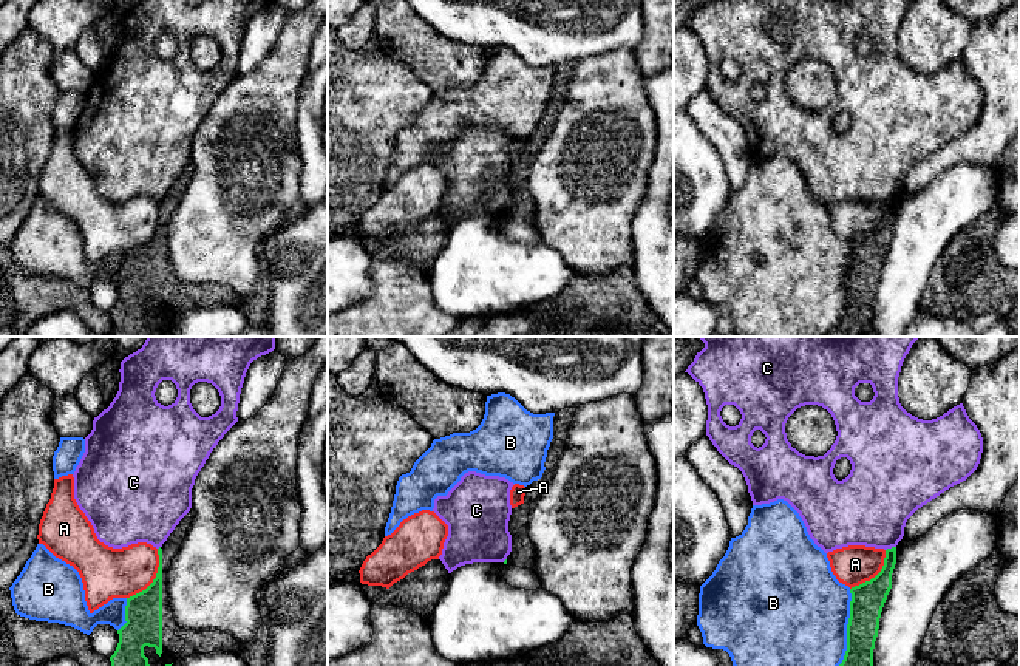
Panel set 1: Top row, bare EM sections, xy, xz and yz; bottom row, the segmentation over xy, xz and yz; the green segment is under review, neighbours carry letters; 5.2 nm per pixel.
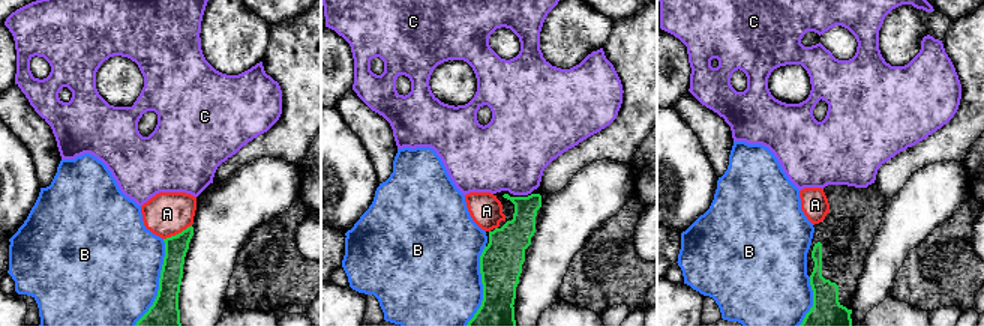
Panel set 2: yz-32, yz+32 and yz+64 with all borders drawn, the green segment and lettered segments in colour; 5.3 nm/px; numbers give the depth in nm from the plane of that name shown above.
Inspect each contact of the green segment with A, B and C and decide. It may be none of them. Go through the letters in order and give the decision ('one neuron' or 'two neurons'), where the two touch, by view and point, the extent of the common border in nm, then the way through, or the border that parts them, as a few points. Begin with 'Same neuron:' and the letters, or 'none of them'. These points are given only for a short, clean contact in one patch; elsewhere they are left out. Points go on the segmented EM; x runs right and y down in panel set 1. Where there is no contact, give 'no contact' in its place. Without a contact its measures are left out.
Same neuron: none of them
A: two neurons; contact xy (155, 578); length 300 nm; border xy (158, 549), (156, 577), (144, 589), (127, 598)
B: two neurons; contact yz (847, 628); length 400 nm
C: two neurons; contact yz (892, 547); length 60 nm; border yz (895, 546), (886, 550)

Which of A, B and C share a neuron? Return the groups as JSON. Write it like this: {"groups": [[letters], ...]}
{"groups": [["A"], ["B"], ["C"]]}

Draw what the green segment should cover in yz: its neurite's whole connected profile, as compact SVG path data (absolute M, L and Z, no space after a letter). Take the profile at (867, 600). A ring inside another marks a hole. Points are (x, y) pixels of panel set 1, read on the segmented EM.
M896 547L886 550L881 572L850 589L850 618L847 624L847 651L839 666L873 666L873 649L879 618L892 589L892 573L896 564Z

